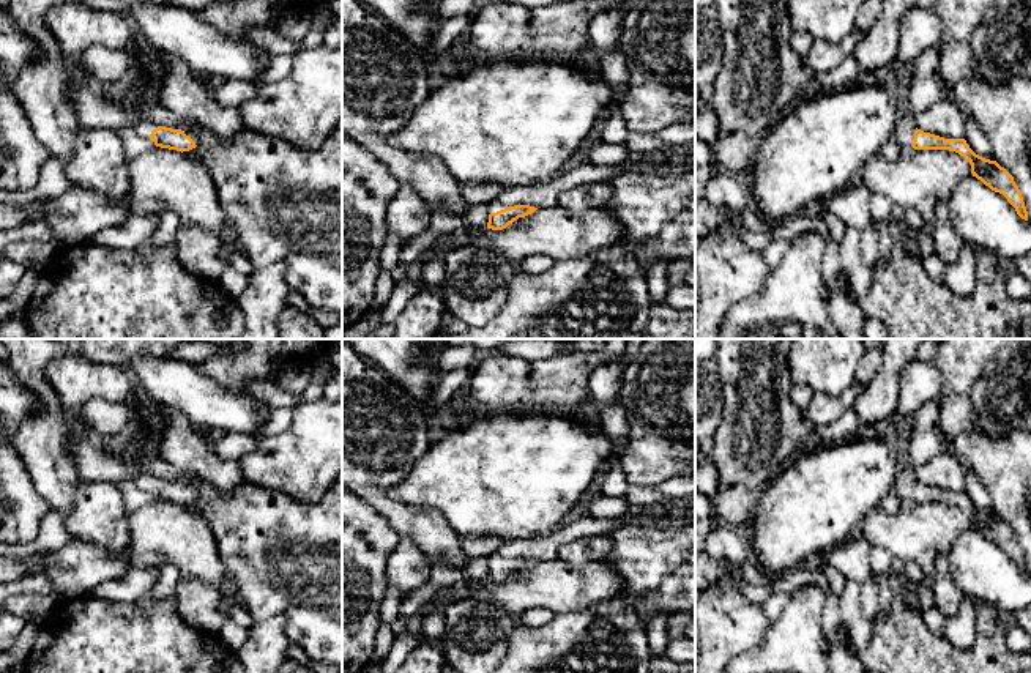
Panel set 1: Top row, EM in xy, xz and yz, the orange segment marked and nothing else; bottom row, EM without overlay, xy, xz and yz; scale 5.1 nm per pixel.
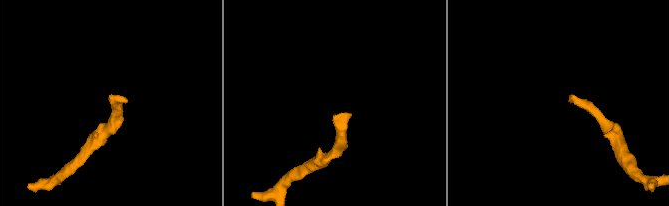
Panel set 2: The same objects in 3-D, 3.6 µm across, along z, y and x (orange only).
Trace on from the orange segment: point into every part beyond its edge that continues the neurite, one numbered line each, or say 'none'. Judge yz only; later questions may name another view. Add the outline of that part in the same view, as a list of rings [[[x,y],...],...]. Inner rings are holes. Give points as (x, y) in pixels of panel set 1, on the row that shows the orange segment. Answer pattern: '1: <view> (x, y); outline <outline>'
1: yz (905, 126); outline [[[908,110],[906,113],[900,115],[895,123],[894,140],[899,143],[900,148],[908,148],[913,145],[914,131],[914,112]]]

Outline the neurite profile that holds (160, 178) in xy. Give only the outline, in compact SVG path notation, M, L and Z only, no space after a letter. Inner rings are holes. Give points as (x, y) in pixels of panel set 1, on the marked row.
M151 148L128 159L126 206L132 214L175 211L183 225L229 235L214 180L203 161L177 150Z

